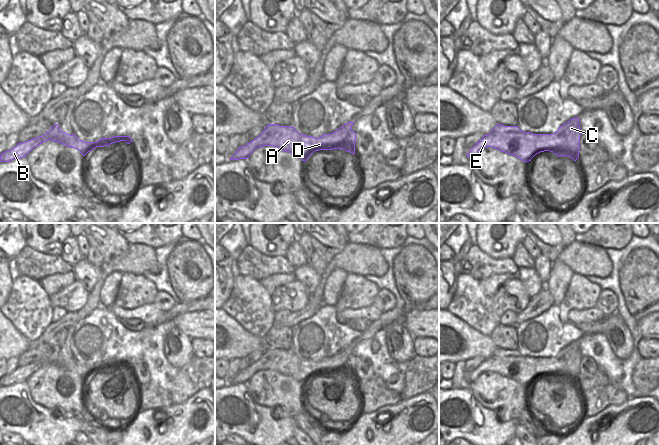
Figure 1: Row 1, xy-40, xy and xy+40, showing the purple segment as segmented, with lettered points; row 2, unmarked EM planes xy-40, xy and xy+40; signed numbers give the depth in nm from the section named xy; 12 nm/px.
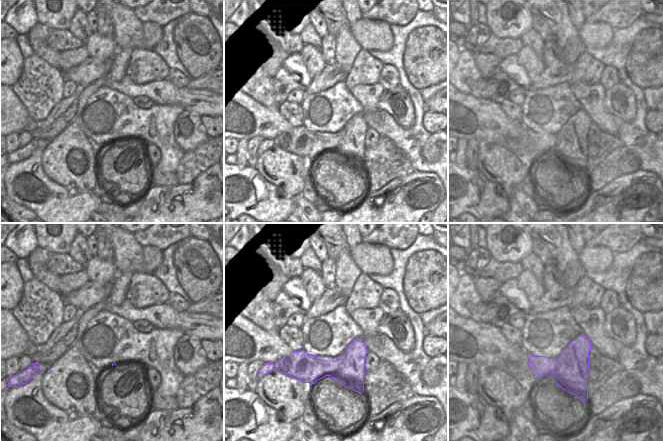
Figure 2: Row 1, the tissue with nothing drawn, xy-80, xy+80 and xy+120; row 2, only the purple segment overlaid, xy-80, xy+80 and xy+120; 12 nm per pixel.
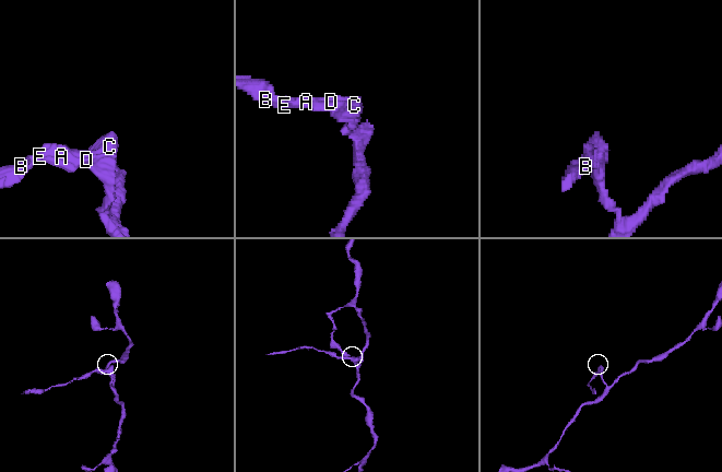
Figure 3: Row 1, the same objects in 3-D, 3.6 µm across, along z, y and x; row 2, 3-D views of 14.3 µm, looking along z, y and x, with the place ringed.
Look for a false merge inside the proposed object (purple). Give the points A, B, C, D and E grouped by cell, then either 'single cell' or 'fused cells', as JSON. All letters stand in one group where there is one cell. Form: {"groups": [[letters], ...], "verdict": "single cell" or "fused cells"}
{"groups": [["A", "B", "D", "E"], ["C"]], "verdict": "fused cells"}

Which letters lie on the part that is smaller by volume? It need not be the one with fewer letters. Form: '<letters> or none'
A, B, D, E

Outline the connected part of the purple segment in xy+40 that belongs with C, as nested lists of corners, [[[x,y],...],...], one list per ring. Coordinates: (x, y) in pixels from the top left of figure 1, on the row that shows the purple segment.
[[[575,117],[570,119],[560,126],[557,131],[557,136],[563,137],[563,144],[561,146],[551,148],[550,152],[553,152],[559,157],[570,157],[576,161],[579,158],[579,142],[581,134],[579,118]]]

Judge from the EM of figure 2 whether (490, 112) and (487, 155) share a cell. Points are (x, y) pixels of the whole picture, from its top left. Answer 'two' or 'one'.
two

